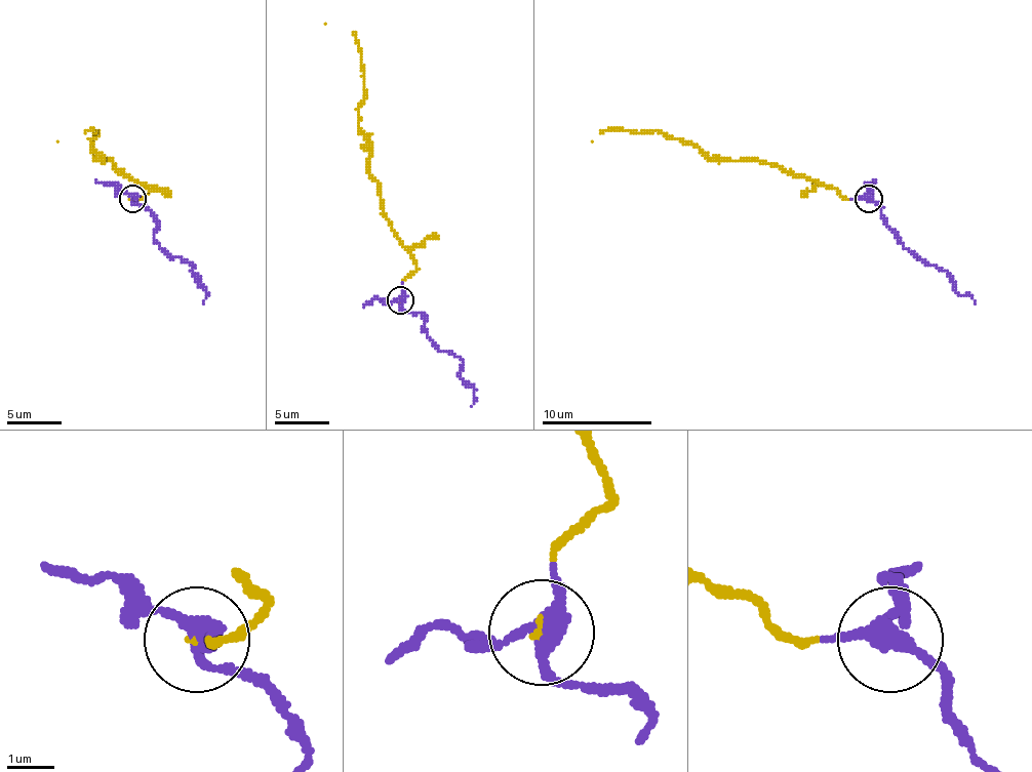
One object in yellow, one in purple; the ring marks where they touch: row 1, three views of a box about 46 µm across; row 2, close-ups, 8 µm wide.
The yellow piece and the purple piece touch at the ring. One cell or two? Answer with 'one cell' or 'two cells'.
one cell

